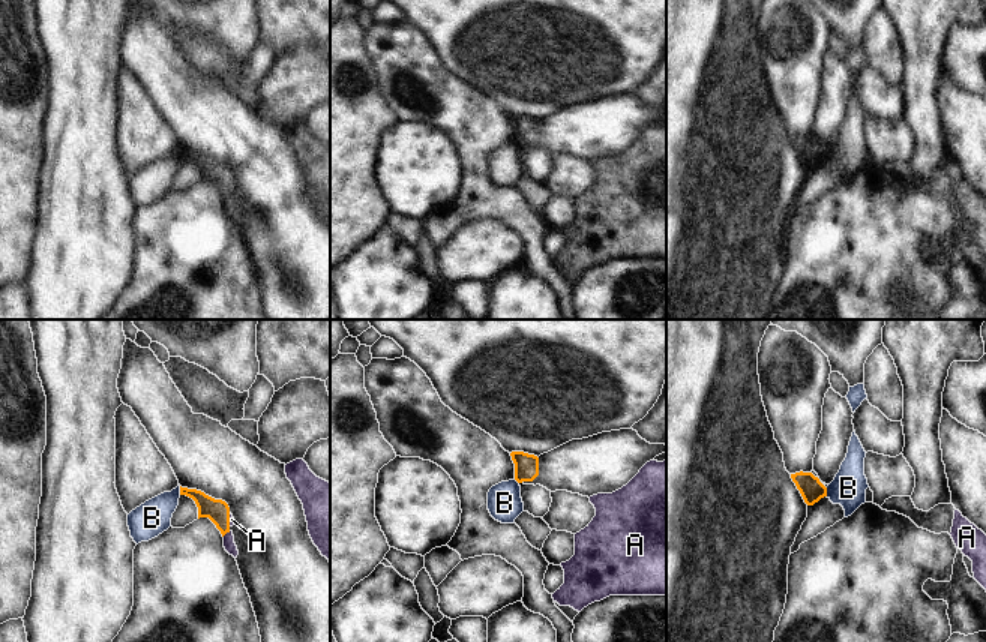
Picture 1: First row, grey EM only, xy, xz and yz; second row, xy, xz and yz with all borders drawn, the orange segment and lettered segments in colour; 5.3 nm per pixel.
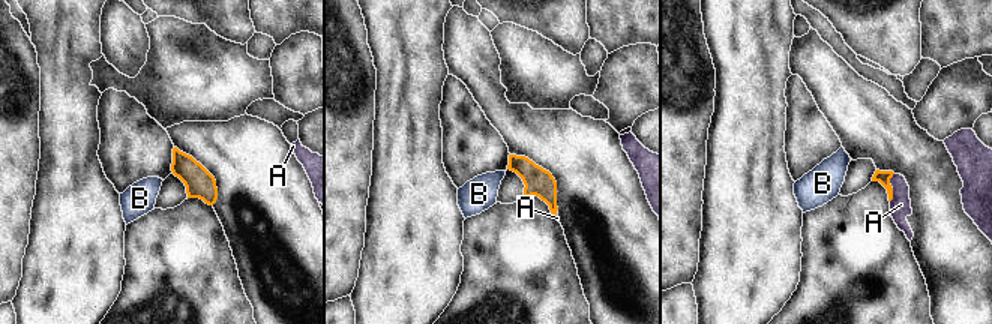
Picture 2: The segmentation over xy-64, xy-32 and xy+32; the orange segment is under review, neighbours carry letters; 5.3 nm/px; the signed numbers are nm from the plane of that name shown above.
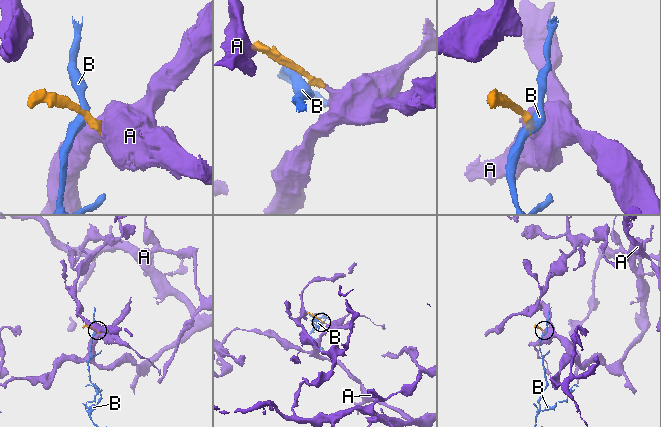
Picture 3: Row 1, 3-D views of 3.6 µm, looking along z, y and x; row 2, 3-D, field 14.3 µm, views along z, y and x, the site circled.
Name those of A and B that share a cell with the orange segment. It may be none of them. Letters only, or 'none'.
A

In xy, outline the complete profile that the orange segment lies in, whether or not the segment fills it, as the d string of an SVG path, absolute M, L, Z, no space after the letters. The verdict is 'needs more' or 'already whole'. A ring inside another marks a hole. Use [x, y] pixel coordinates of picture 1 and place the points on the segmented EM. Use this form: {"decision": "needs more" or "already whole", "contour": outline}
{"decision": "needs more", "contour": "M180 486L180 495L192 498L198 507L198 519L209 518L224 537L225 550L237 558L239 550L234 543L233 531L230 530L234 525L234 518L230 513L230 507L222 500L215 500L197 489L188 489Z"}

